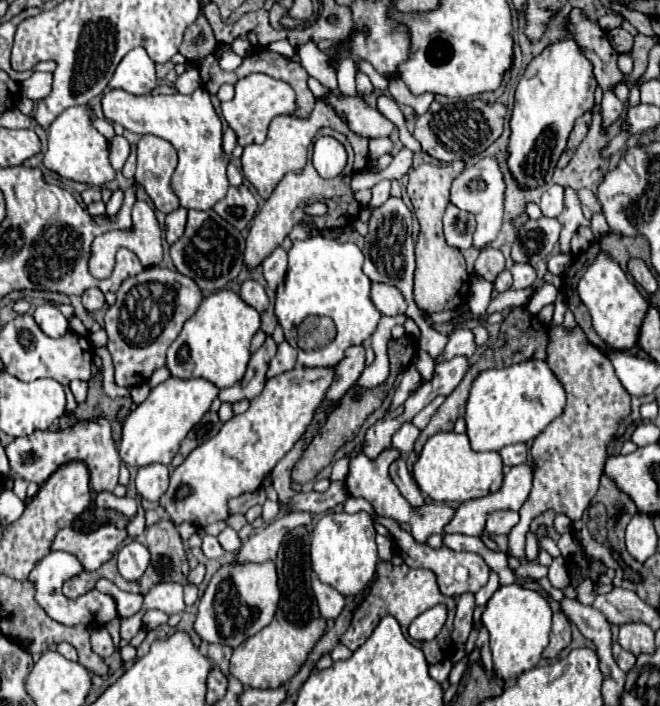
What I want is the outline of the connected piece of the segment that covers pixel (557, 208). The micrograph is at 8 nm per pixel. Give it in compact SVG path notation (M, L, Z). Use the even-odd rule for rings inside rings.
M550 186L540 200L540 210L548 218L556 218L562 212L564 206L564 188L562 186Z

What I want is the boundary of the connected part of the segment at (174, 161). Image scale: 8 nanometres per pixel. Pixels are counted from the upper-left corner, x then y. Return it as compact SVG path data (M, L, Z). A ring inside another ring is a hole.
M146 134L138 142L136 182L148 192L156 210L170 214L180 208L178 196L170 186L170 178L178 166L178 154L170 142L160 136Z

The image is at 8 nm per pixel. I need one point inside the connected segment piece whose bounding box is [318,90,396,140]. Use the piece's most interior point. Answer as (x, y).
(365, 120)

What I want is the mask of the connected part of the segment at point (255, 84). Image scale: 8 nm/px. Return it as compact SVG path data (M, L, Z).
M250 74L236 82L236 96L230 102L222 102L222 118L228 122L230 128L238 134L238 144L262 144L266 140L268 124L278 114L292 114L296 112L296 92L284 80L272 78L268 74Z

